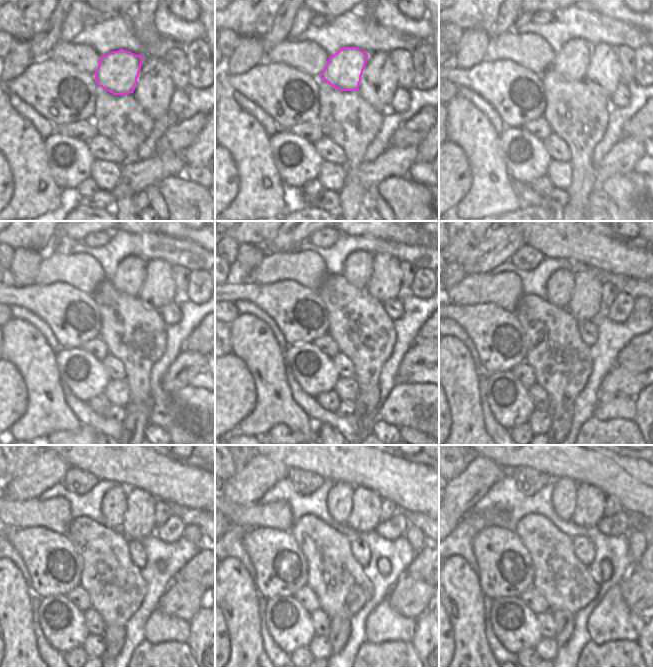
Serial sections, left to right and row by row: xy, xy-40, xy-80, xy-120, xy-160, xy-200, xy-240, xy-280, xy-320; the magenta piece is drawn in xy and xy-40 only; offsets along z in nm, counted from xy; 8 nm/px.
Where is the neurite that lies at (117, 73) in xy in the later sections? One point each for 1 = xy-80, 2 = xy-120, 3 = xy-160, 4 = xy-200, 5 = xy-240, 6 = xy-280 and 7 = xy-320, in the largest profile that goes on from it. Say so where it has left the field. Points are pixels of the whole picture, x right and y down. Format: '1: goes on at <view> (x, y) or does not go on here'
1: goes on at xy-80 (571, 62)
2: goes on at xy-120 (130, 274)
3: goes on at xy-160 (358, 268)
4: goes on at xy-200 (560, 285)
5: goes on at xy-240 (114, 504)
6: goes on at xy-280 (340, 498)
7: goes on at xy-320 (564, 498)

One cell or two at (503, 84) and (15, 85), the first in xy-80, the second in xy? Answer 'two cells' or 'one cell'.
one cell

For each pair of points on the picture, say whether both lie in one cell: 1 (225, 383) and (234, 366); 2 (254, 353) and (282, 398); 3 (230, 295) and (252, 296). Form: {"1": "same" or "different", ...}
{"1": "different", "2": "different", "3": "same"}

